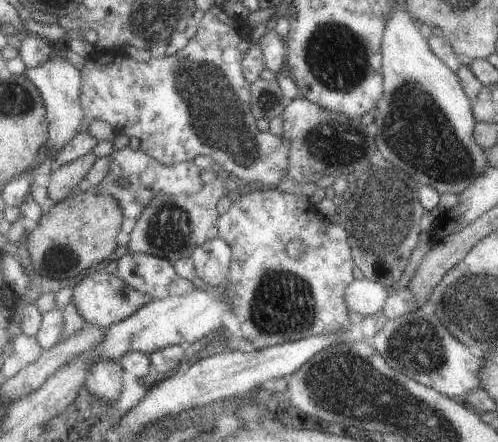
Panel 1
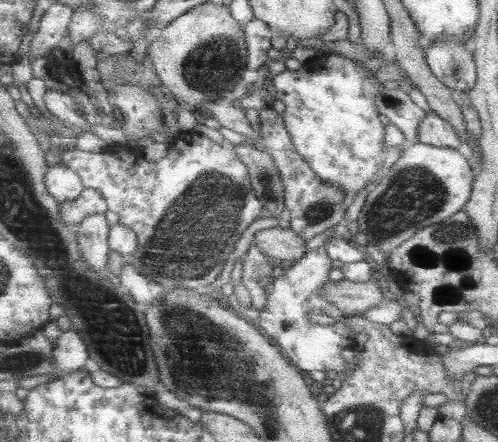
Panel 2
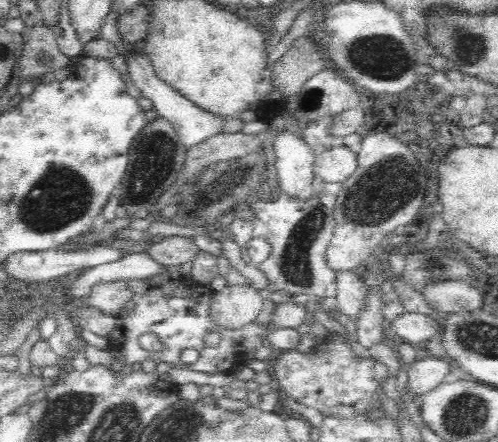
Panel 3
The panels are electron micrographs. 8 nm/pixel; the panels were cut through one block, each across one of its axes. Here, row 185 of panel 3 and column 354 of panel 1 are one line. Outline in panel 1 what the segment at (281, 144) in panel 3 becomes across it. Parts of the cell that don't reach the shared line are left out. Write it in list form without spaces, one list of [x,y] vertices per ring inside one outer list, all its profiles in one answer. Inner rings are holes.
[[[363,276],[361,280],[355,280],[347,288],[345,302],[347,302],[351,312],[357,312],[363,318],[367,318],[367,316],[371,316],[375,312],[381,312],[385,308],[385,304],[387,304],[389,296],[391,294],[387,294],[387,286]]]

